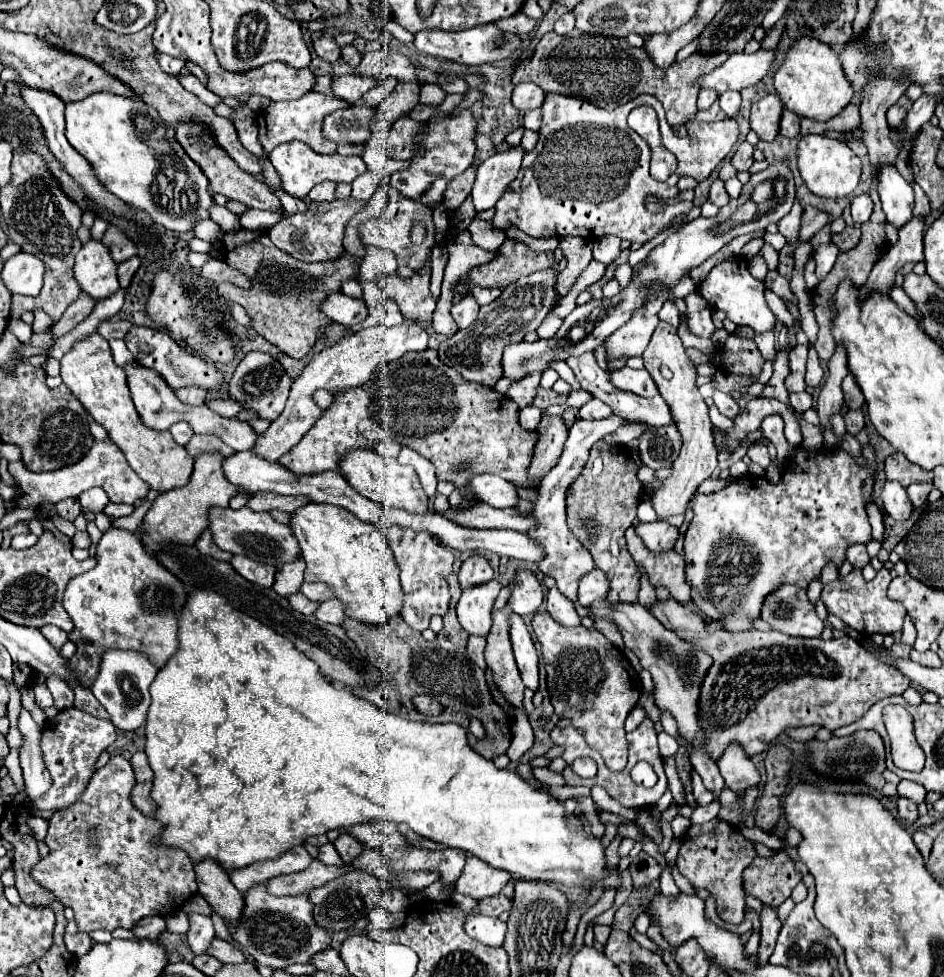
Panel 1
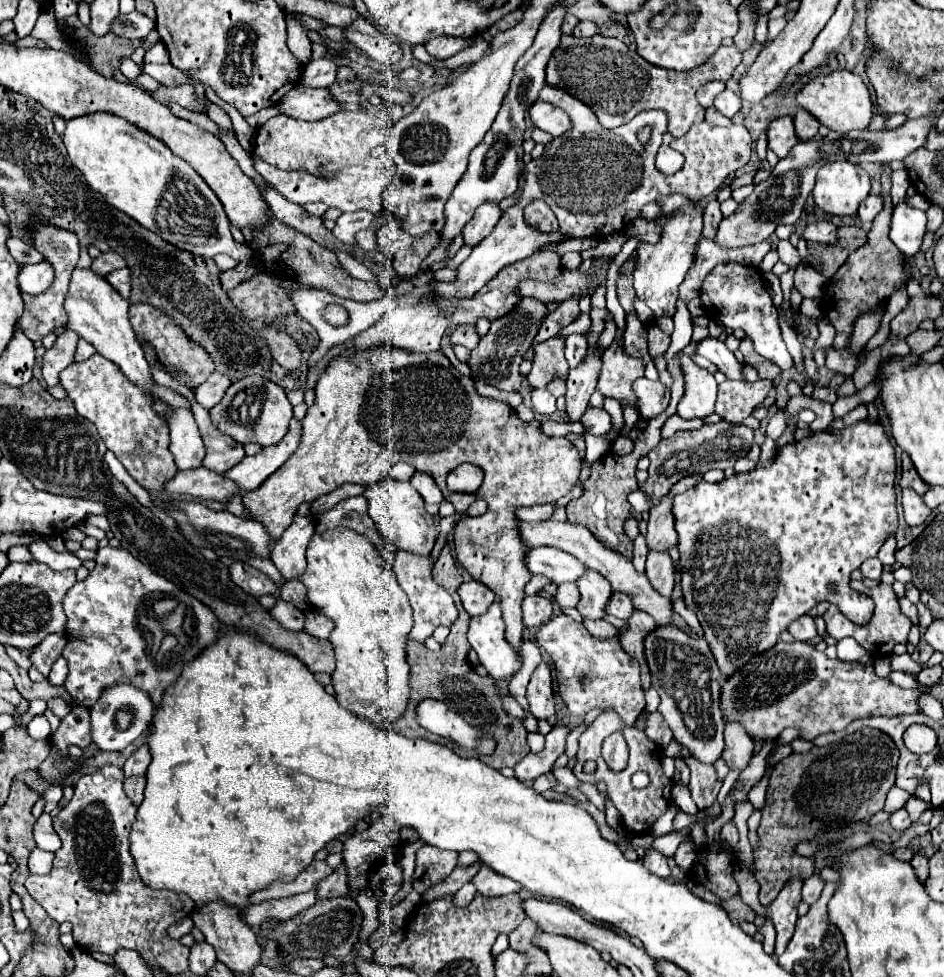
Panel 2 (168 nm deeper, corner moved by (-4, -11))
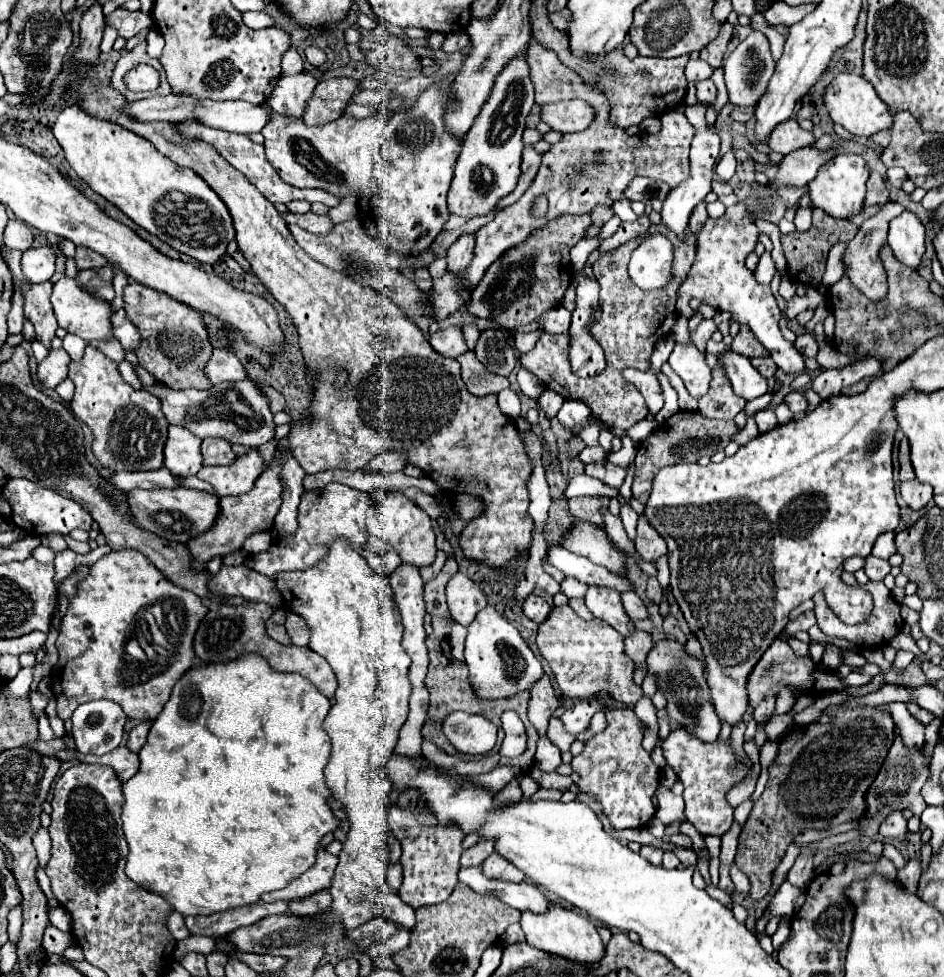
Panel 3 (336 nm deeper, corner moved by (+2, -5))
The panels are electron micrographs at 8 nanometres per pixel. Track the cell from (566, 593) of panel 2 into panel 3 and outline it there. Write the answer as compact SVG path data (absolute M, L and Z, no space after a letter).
M566 577L566 579L562 581L562 593L564 593L566 597L584 597L586 591L588 591L588 585L580 583L580 581L574 579L574 577Z

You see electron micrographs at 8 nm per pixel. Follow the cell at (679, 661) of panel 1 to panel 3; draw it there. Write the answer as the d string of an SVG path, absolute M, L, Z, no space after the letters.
M660 641L648 655L648 671L658 677L658 685L668 699L666 715L678 725L686 727L692 735L698 735L702 741L714 741L720 735L720 719L710 703L710 689L706 685L706 675L702 663L692 659L686 649L676 641Z

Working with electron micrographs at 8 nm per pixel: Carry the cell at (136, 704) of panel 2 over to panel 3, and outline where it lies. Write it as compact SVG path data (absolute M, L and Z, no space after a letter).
M106 699L90 701L72 715L74 749L82 755L104 755L116 749L124 735L126 715Z

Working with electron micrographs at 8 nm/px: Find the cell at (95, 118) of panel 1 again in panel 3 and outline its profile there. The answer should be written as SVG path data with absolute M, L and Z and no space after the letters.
M76 103L60 111L52 133L62 145L70 167L90 189L176 251L200 263L216 263L226 253L228 243L234 241L236 231L226 203L198 173L158 153L148 139L118 123L96 119Z

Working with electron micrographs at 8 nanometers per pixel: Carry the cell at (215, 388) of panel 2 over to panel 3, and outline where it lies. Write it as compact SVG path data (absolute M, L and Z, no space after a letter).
M214 349L206 365L206 375L212 381L212 385L224 383L224 381L240 381L248 377L240 359L232 351L226 351L226 349Z

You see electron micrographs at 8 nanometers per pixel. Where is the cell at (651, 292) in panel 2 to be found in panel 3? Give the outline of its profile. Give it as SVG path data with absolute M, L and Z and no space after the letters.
M694 105L694 107L686 107L686 119L692 123L692 127L696 129L694 139L692 139L692 149L690 149L690 175L688 179L684 179L678 187L674 187L662 207L662 221L678 235L684 237L686 235L686 223L690 219L692 209L704 201L704 197L712 191L710 183L712 183L712 175L714 175L714 167L718 163L720 157L720 137L716 131L710 131L706 121L704 121L704 113L706 113L706 105Z

